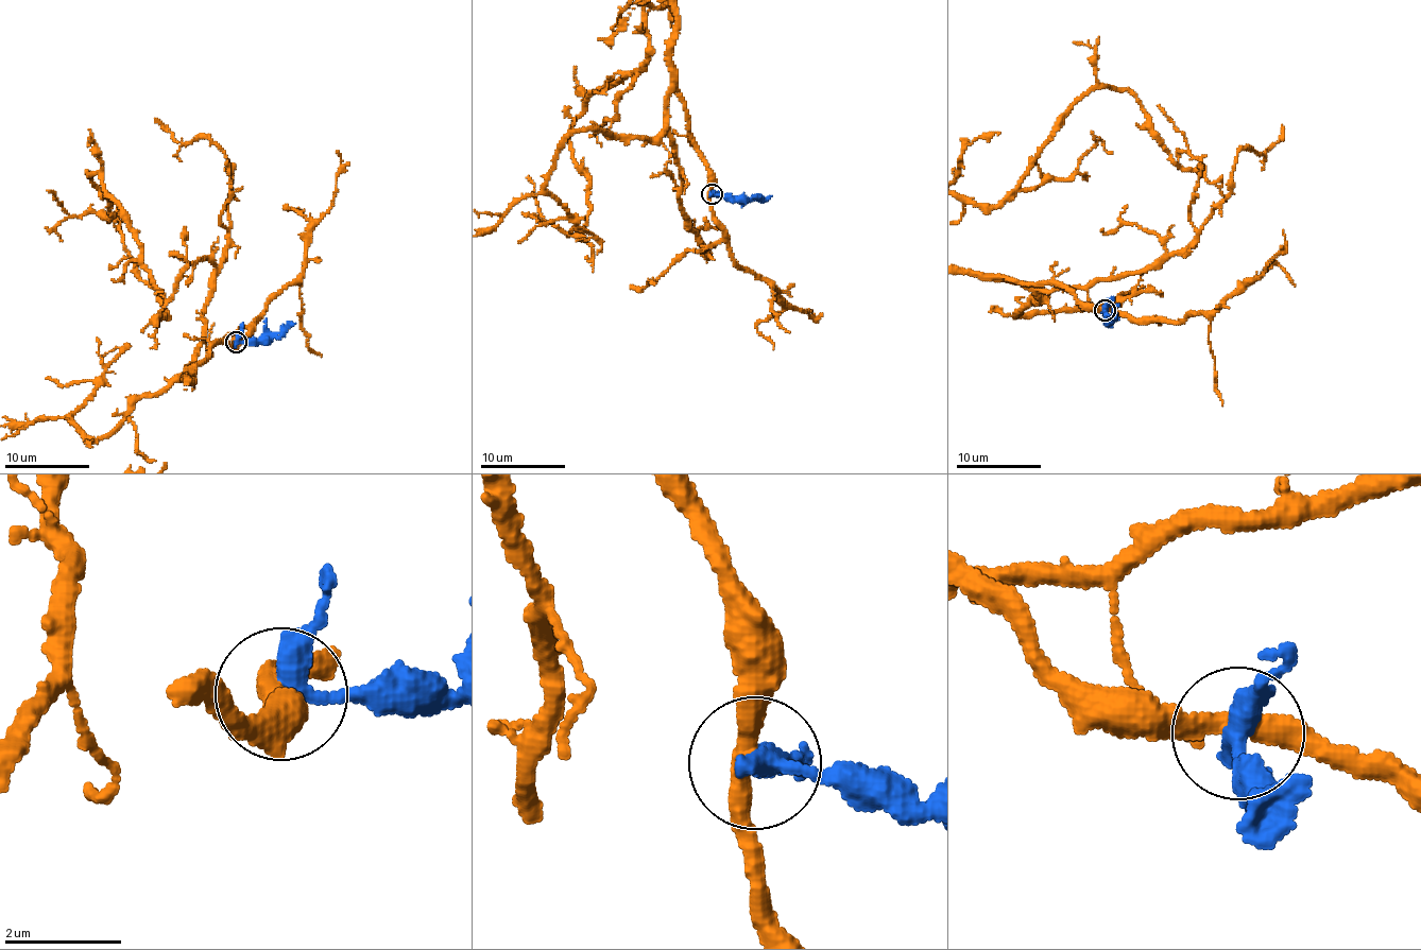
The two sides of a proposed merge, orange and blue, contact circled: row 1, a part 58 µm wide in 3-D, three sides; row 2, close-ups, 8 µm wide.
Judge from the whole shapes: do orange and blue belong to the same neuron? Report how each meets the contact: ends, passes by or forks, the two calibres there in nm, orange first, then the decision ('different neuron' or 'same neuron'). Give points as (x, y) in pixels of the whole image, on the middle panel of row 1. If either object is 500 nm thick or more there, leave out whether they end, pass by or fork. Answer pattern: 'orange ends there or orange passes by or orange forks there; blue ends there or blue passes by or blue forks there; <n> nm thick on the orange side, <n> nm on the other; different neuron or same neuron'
orange passes by; blue passes by; 360 nm thick on the orange side, 380 nm on the other; different neuron

